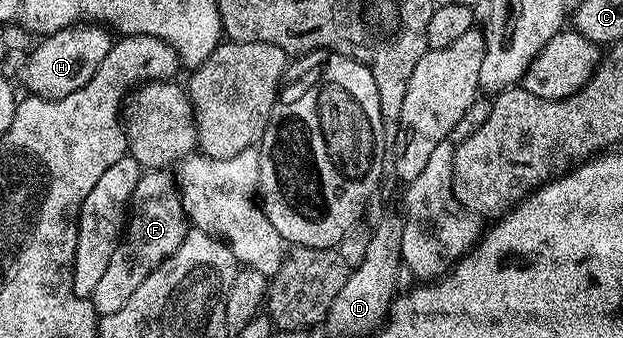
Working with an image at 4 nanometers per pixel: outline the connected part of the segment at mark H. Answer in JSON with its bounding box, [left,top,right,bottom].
[22,24,113,98]

